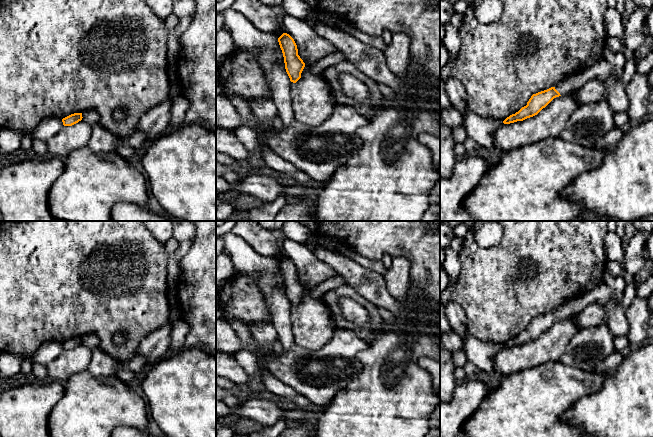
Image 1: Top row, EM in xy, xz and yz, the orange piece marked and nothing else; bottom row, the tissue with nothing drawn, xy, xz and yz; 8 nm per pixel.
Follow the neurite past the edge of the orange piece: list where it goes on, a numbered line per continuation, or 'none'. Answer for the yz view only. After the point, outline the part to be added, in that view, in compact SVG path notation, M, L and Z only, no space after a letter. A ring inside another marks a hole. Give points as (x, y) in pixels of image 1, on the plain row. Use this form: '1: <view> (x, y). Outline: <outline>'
1: yz (601, 293). Outline: M602 281L584 294L563 303L555 310L555 313L561 320L564 320L582 311L591 303L600 303L606 306L609 302L613 301L613 296L614 291Z

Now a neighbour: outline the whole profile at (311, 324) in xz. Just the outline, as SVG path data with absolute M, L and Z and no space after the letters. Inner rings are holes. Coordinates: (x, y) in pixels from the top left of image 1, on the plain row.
M306 288L301 297L301 302L296 307L291 306L291 325L294 344L309 351L317 351L327 344L335 331L331 326L330 313L326 304L313 298Z

